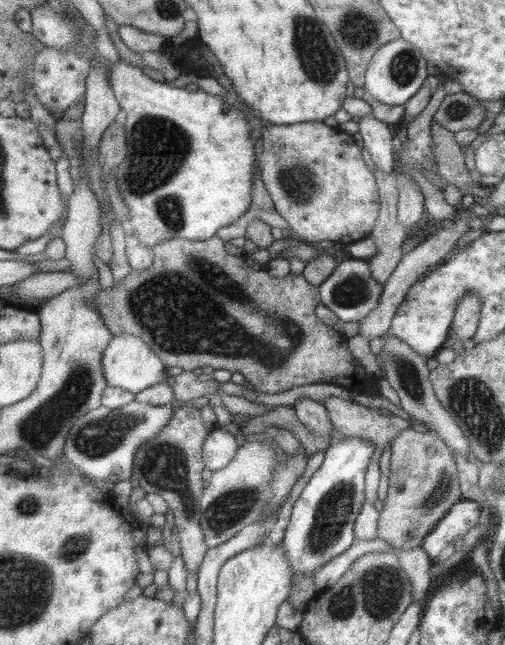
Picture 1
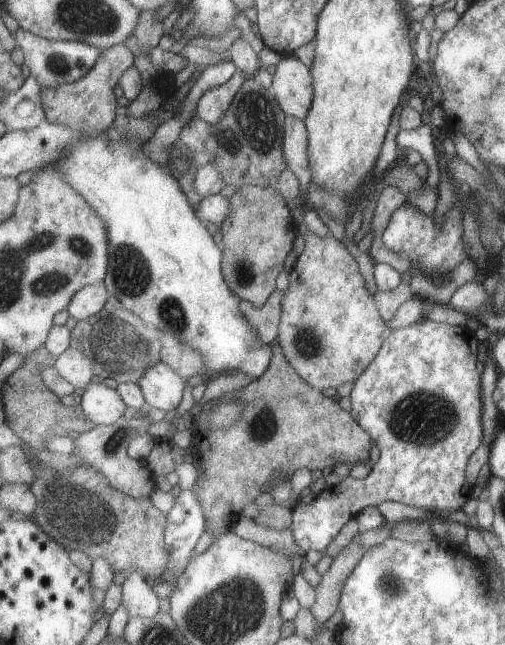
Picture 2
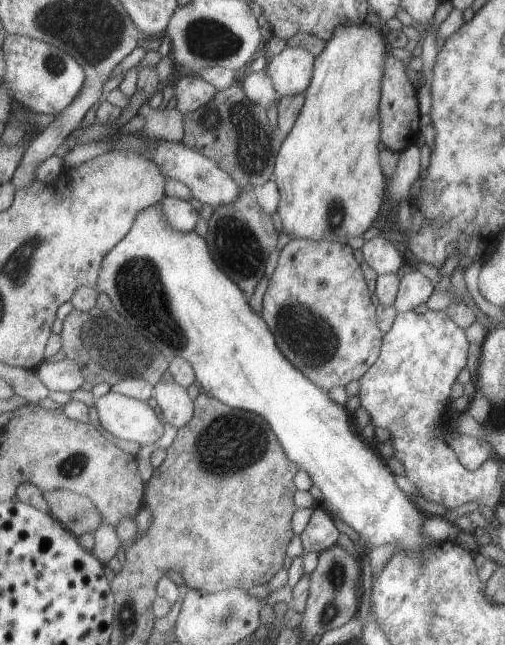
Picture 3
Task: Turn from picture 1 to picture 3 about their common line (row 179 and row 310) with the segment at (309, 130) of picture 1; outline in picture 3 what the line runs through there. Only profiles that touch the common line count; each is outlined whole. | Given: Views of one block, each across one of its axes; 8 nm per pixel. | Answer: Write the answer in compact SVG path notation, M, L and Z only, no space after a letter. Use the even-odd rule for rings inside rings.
M304 238L294 239L281 249L276 269L269 280L270 284L268 284L268 290L266 290L266 294L263 298L261 317L272 331L272 334L274 334L280 352L284 354L288 359L288 362L292 363L294 368L297 368L302 374L305 374L306 378L308 378L312 384L320 386L320 388L325 391L330 390L331 388L345 387L346 384L352 380L360 380L360 378L372 368L372 365L378 360L381 351L383 332L378 326L376 306L372 303L372 295L370 295L368 286L366 285L362 268L356 261L354 249L352 249L350 245L342 242L342 240L330 241L325 239L320 241L309 241L304 240Z

